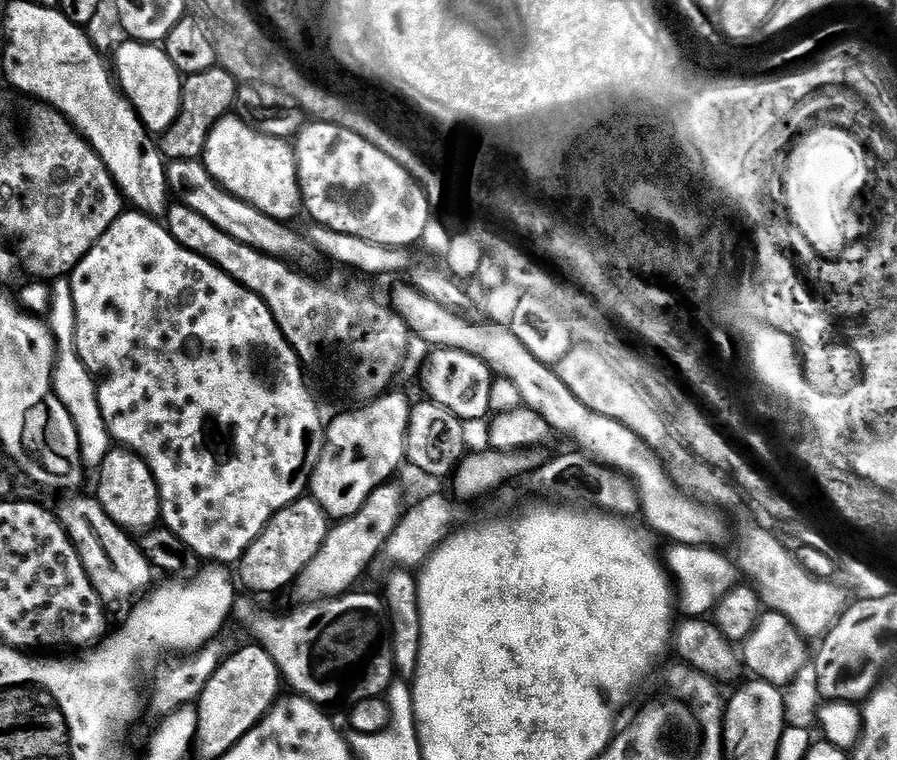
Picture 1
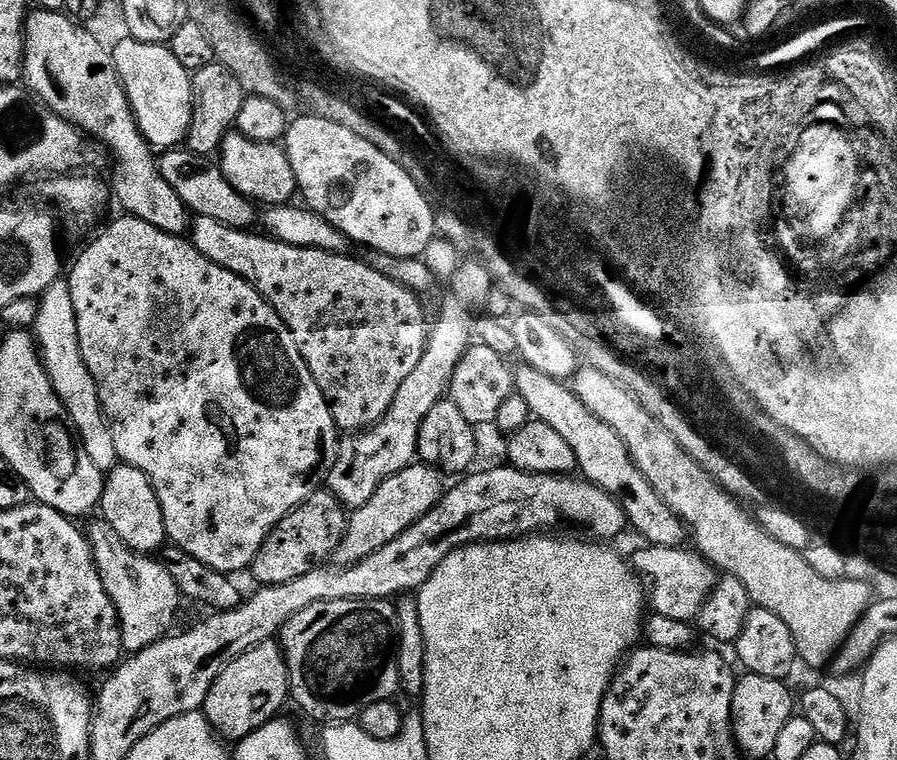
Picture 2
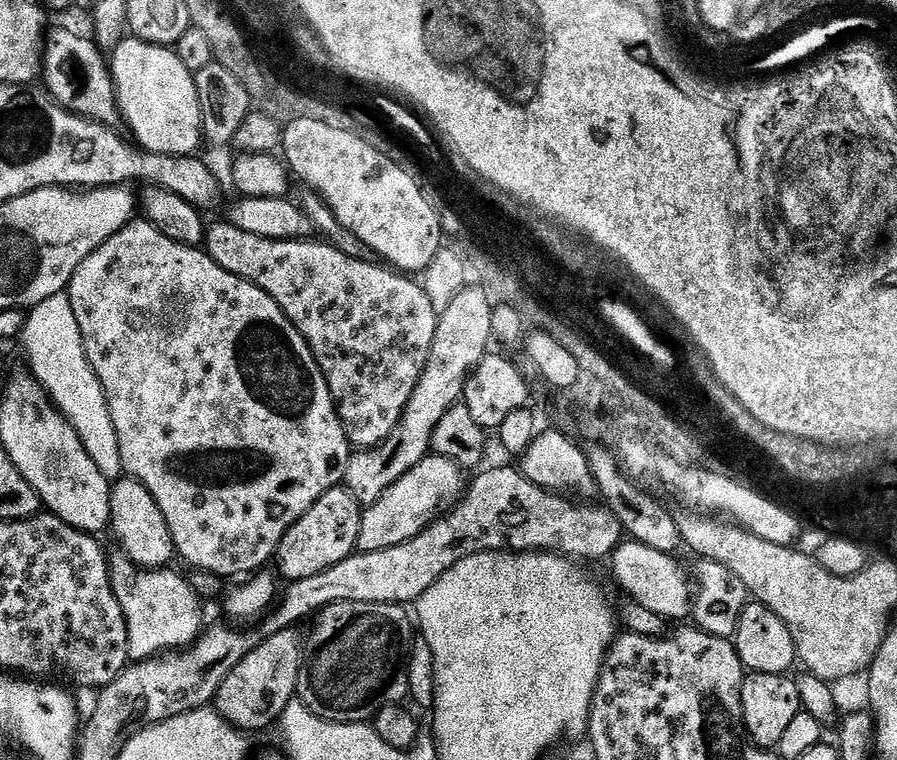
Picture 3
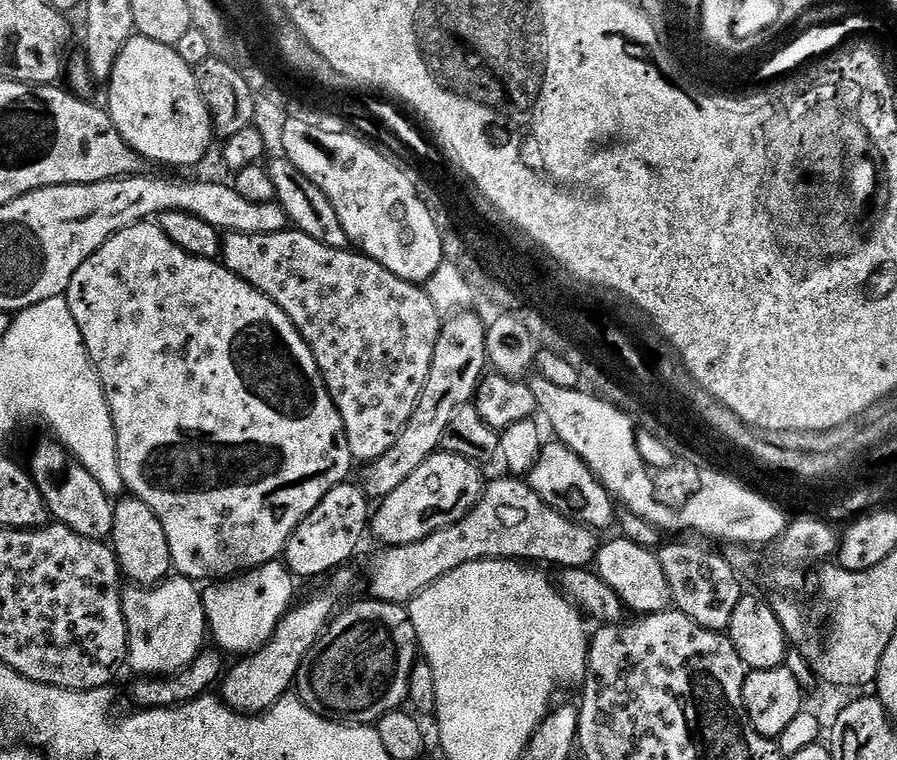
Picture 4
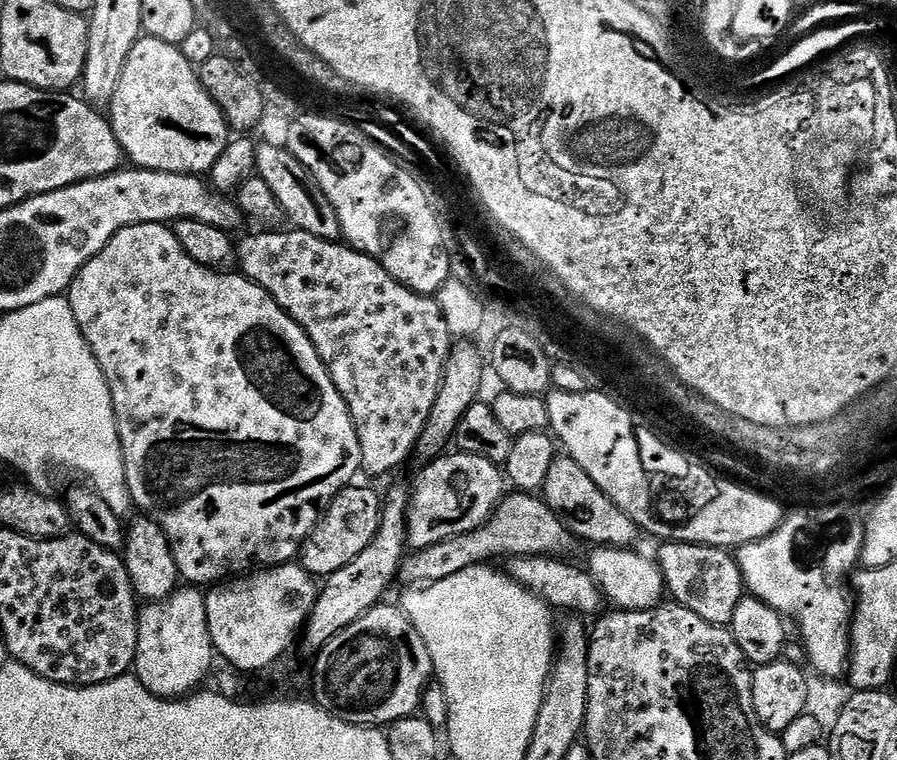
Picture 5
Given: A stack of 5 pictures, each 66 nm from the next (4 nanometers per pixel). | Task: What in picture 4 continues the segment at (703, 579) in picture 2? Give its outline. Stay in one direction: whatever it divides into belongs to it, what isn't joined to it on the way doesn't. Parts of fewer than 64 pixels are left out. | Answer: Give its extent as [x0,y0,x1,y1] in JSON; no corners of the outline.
[594,536,671,616]

